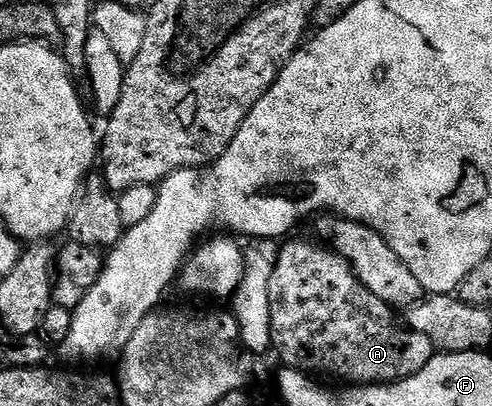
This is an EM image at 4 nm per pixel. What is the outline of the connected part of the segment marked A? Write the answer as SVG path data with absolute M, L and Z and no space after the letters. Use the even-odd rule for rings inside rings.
M302 238L296 239L295 242L290 241L286 240L281 243L281 246L283 245L282 251L279 252L278 258L273 259L272 280L268 284L268 304L272 308L272 324L270 325L272 328L272 346L275 351L278 349L279 356L286 361L283 363L289 369L301 370L311 376L323 374L326 378L339 378L342 384L372 386L399 382L408 376L416 376L416 372L420 372L420 368L424 368L424 364L428 364L428 360L434 358L436 351L432 340L428 340L428 336L403 325L394 307L389 306L384 300L380 300L380 296L372 296L372 292L368 288L364 288L364 284L354 275L350 265L335 250L331 250L329 246L319 244L317 241L314 241L315 243L305 242Z

